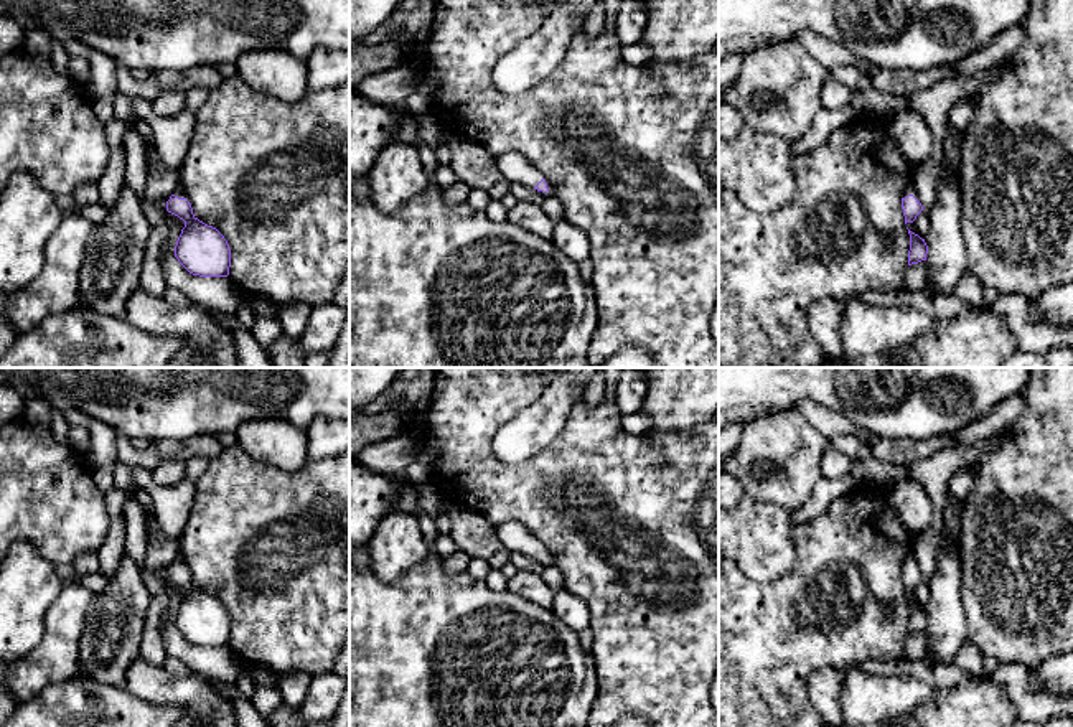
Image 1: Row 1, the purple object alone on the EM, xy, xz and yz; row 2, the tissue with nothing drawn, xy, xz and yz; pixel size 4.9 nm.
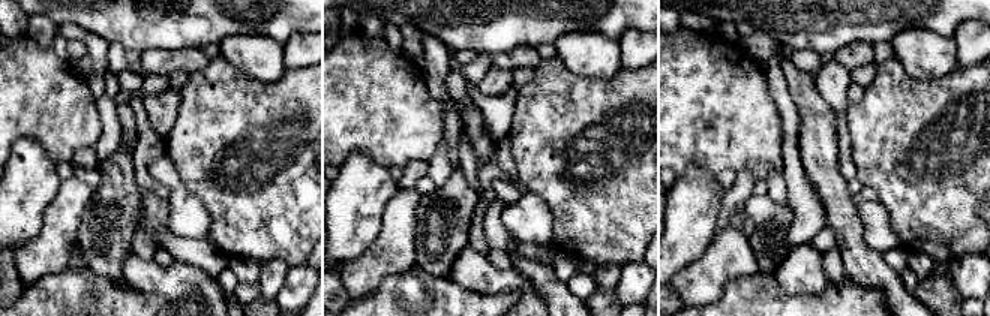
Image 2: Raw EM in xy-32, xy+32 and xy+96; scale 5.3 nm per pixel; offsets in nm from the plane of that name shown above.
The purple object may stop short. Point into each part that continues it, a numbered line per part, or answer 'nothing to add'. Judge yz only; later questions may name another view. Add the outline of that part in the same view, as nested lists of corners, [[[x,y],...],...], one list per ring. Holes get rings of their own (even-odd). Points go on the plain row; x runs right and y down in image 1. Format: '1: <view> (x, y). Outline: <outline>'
nothing to add

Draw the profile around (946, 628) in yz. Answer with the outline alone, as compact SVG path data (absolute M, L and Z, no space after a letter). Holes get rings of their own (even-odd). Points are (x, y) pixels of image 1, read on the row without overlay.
M943 531L938 549L938 569L928 582L930 603L925 608L930 646L923 659L930 664L953 664L958 650L968 640L959 584L961 562L949 549L946 531Z

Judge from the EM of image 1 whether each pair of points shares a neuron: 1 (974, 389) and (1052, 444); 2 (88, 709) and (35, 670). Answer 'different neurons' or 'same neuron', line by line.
1: different neurons
2: different neurons

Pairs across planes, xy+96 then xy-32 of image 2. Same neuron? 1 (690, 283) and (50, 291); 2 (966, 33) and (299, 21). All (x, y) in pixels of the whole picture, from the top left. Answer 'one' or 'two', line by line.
1: two
2: two

